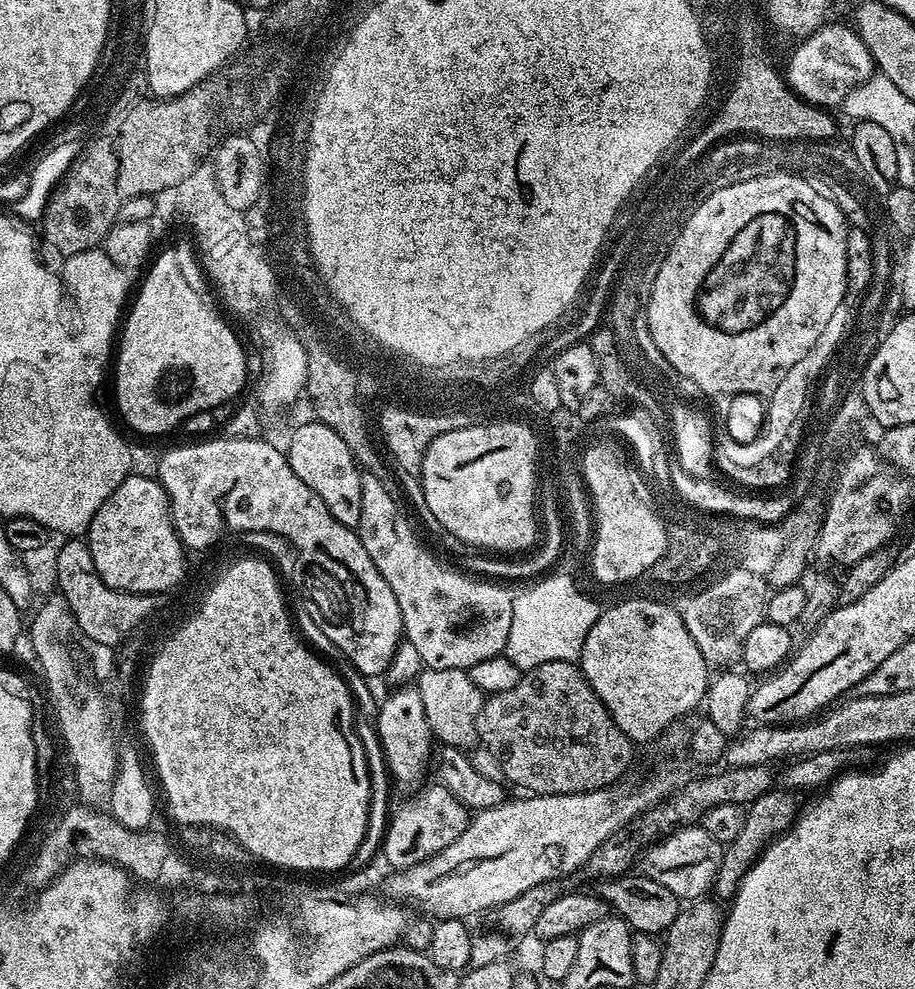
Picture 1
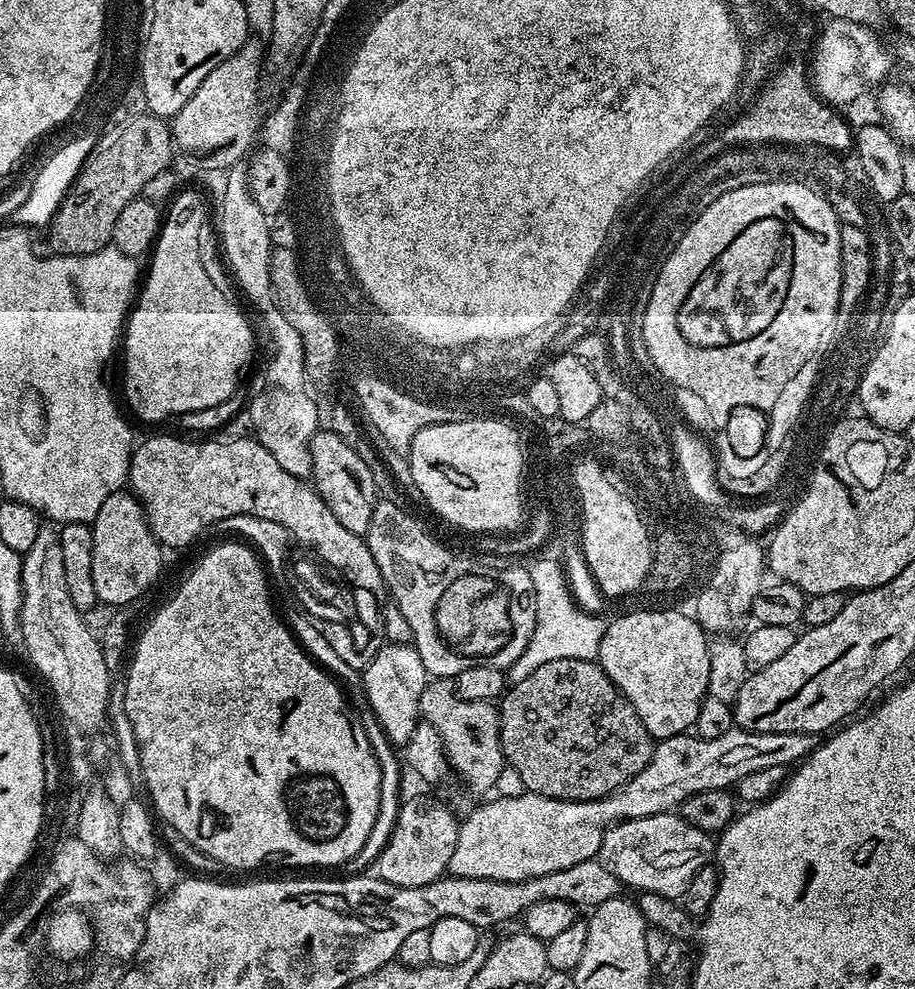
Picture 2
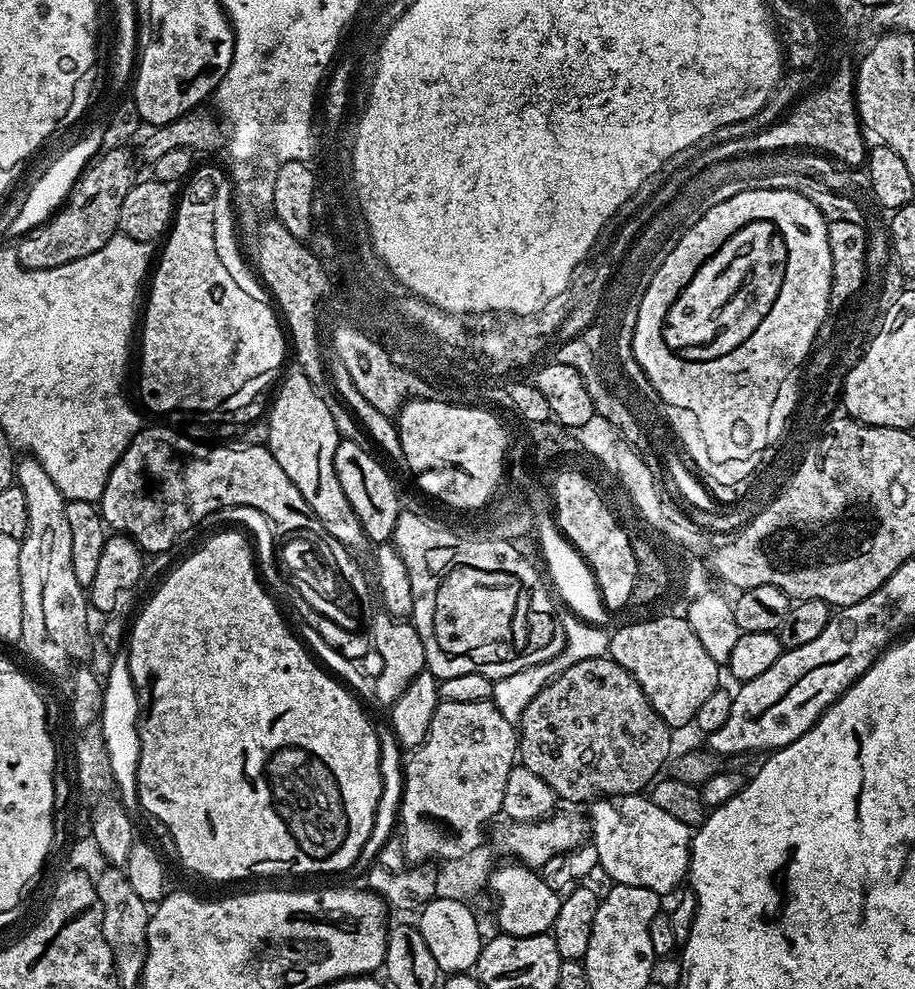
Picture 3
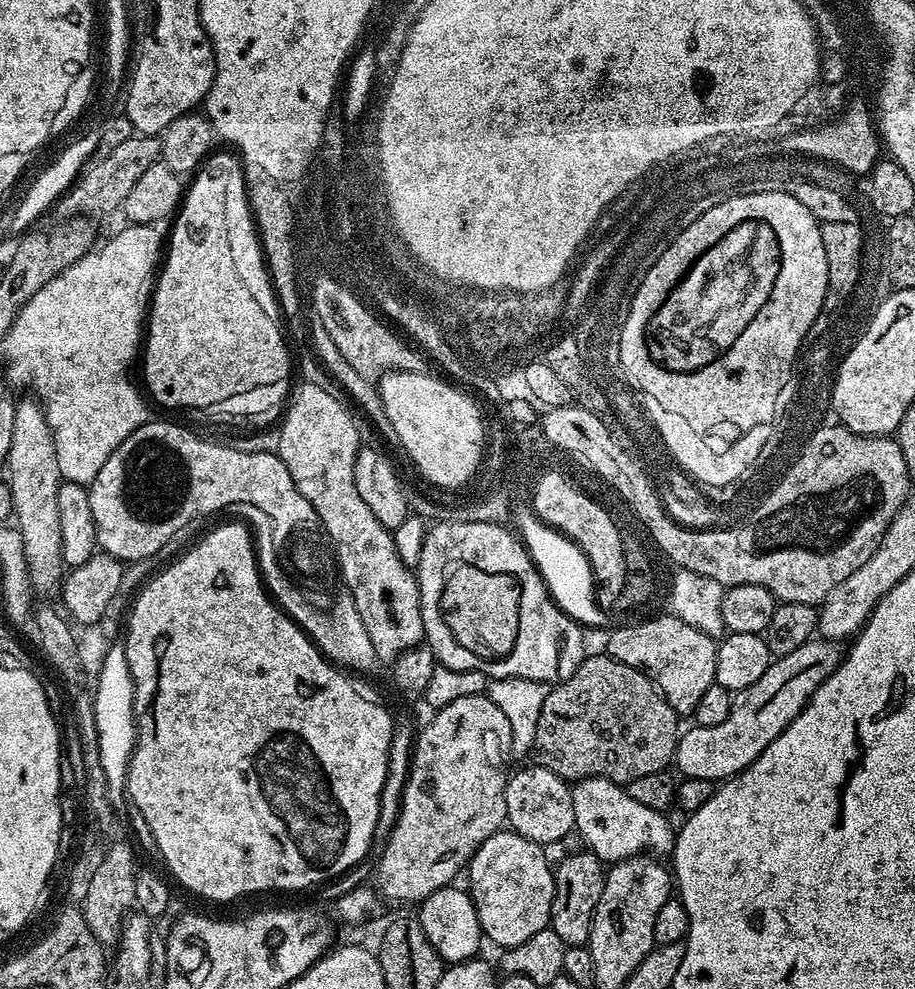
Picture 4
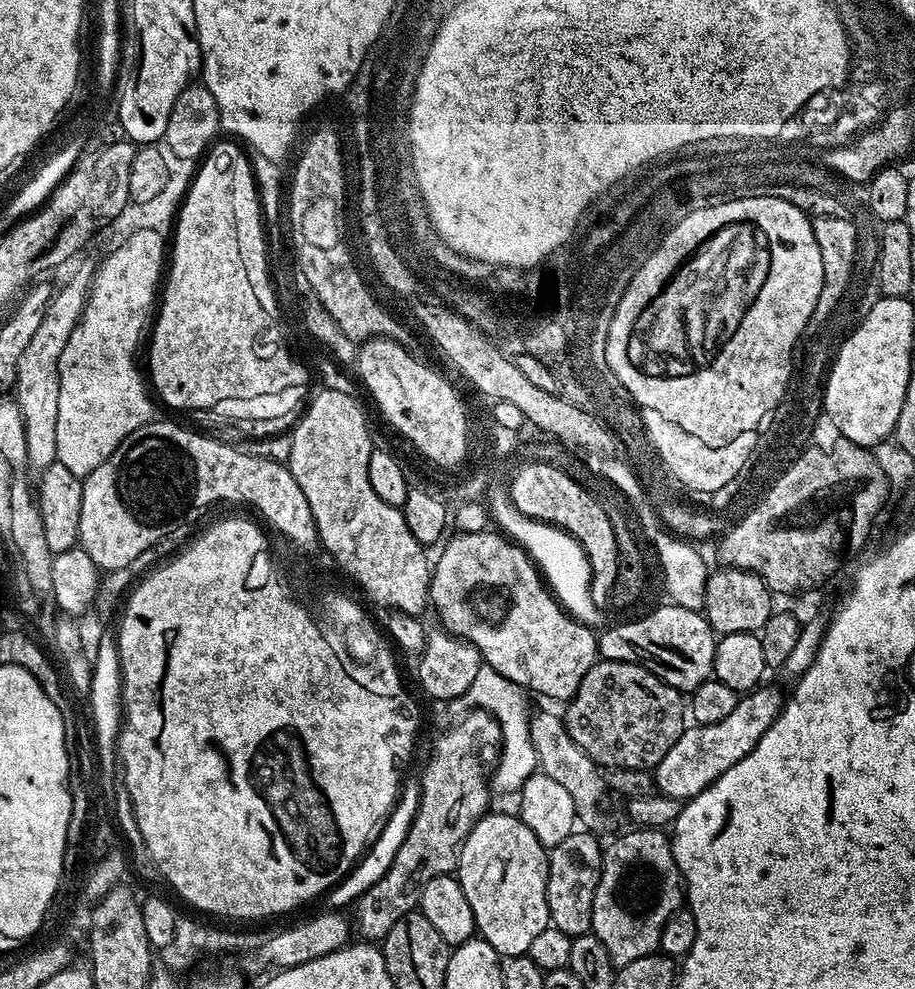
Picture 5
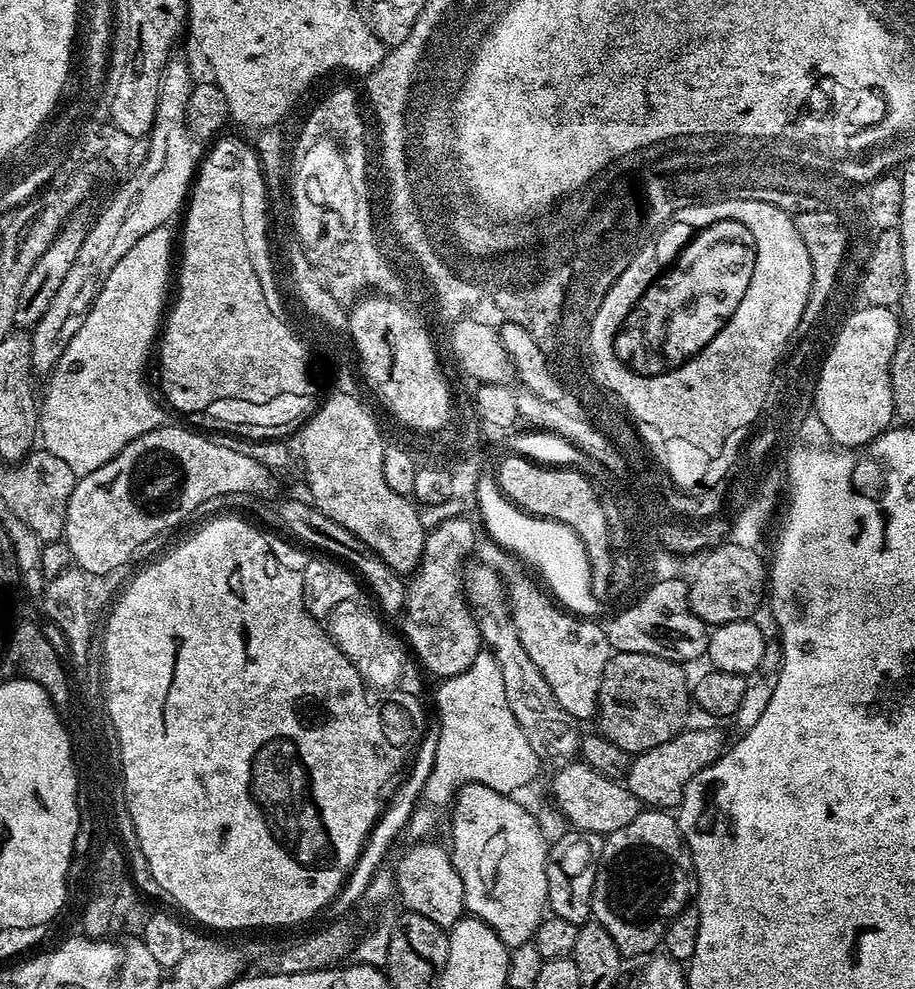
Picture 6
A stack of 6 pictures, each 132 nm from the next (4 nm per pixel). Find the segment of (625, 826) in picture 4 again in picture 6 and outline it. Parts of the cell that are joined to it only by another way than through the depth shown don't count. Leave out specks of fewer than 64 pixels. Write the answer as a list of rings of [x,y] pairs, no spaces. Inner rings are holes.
[[[469,563],[462,573],[462,583],[464,599],[480,631],[483,647],[495,656],[502,670],[506,702],[510,706],[510,714],[514,714],[514,722],[518,722],[522,734],[526,734],[526,742],[530,742],[534,754],[545,761],[575,757],[580,750],[581,733],[576,733],[577,725],[572,717],[557,706],[550,686],[546,686],[546,678],[542,678],[534,662],[530,662],[526,648],[520,644],[502,599],[502,576],[500,580],[499,574],[484,564]]]

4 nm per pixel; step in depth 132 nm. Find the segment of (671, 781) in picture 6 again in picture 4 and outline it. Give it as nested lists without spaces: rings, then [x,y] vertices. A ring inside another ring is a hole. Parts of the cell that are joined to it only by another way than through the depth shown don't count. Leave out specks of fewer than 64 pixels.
[[[813,638],[788,656],[773,659],[766,674],[754,682],[754,686],[737,692],[732,697],[730,718],[713,728],[692,726],[676,742],[674,768],[684,778],[706,778],[713,782],[724,782],[740,775],[754,763],[801,713],[818,686],[843,660],[843,651],[835,641]]]

